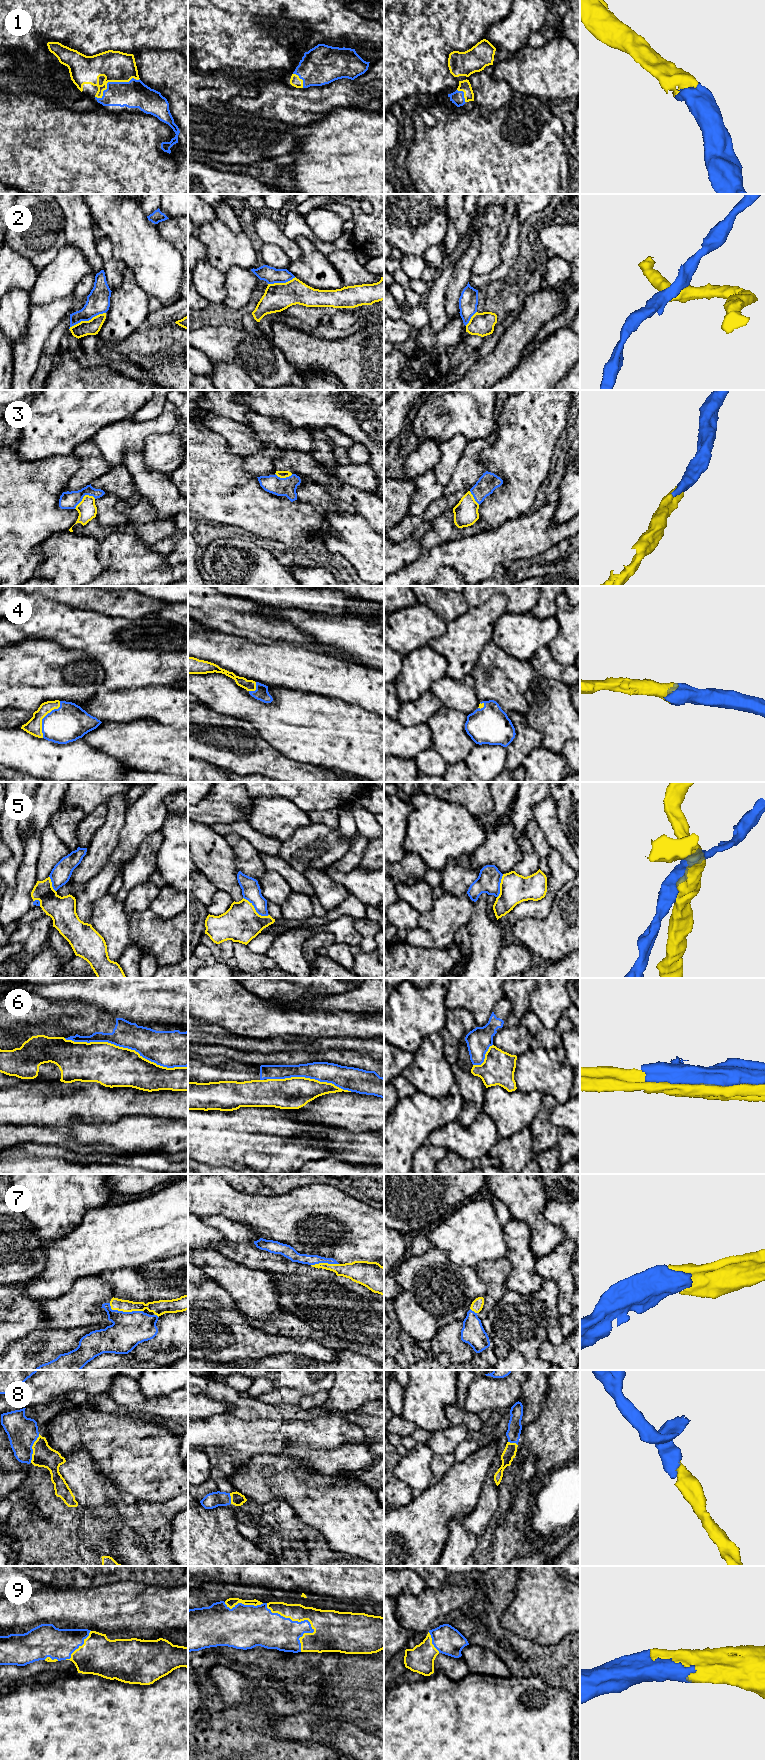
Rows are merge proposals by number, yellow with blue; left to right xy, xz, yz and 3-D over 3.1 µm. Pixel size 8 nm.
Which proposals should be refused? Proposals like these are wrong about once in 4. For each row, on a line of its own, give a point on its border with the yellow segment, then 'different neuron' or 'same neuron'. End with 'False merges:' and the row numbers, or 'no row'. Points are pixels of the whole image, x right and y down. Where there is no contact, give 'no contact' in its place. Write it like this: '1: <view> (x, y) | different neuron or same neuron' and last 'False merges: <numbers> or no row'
1: xy (113, 81) | same neuron
2: xy (87, 321) | different neuron
3: xy (83, 497) | same neuron
4: xy (44, 716) | same neuron
5: xz (255, 910) | different neuron
6: xy (126, 1048) | different neuron
7: xy (124, 1311) | same neuron
8: xy (32, 1448) | same neuron
9: xz (304, 1619) | same neuron
False merges: 2, 5, 6

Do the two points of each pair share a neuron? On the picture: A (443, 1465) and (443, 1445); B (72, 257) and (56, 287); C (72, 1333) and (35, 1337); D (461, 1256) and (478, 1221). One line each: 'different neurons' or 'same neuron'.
A: different neurons
B: same neuron
C: same neuron
D: same neuron

